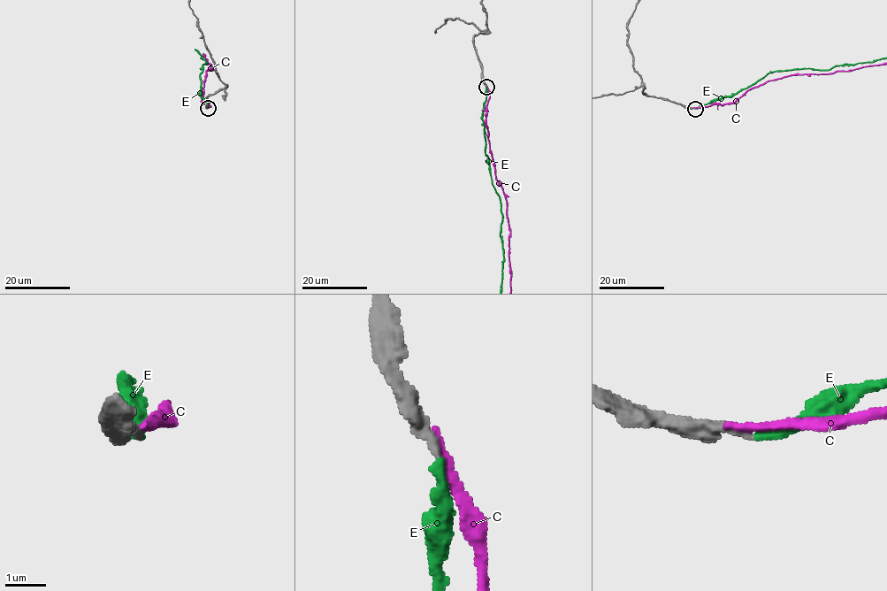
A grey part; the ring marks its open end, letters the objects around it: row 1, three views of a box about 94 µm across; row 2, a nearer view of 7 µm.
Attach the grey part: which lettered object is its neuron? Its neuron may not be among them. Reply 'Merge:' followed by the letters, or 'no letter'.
Merge: E

